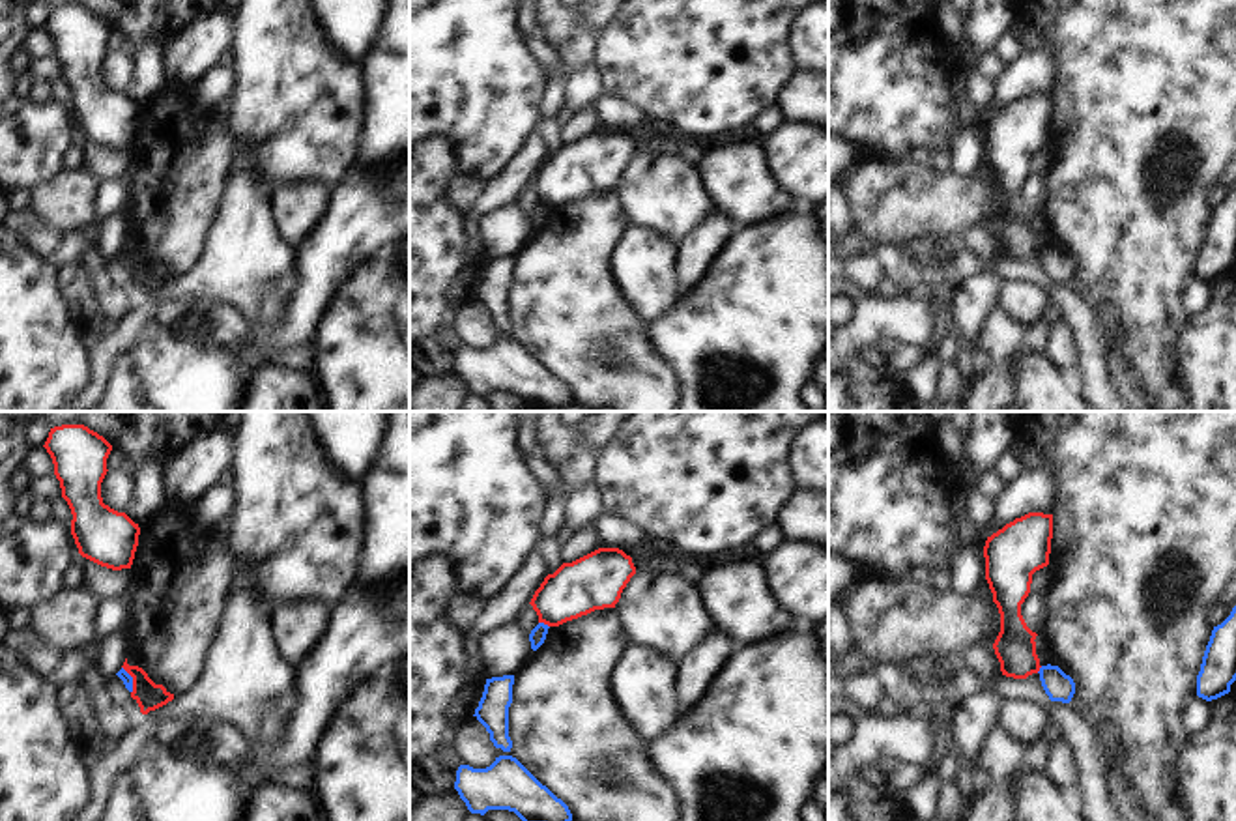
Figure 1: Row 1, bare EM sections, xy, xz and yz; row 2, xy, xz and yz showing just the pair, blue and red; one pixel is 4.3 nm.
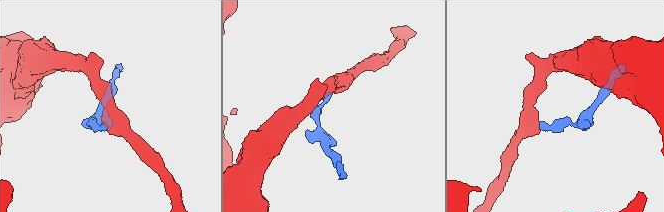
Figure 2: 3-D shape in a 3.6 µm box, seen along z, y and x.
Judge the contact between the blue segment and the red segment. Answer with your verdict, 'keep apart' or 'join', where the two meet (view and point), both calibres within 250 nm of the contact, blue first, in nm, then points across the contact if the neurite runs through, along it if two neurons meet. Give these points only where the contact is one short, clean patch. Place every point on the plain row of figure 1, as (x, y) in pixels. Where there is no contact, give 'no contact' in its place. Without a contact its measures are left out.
keep apart; meets blue in xz at (543, 204); 70 nm thick on the blue side, 240 nm on the other; border along xz (539, 202), (548, 208)

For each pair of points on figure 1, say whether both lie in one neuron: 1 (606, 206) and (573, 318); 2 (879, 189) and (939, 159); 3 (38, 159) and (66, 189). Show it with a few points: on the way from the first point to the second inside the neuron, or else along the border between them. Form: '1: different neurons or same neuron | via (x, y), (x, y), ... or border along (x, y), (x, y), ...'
1: same neuron | via (582, 234), (573, 247), (573, 290)
2: different neurons | border along (932, 163), (950, 172)
3: different neurons | border along (60, 171), (28, 189)

